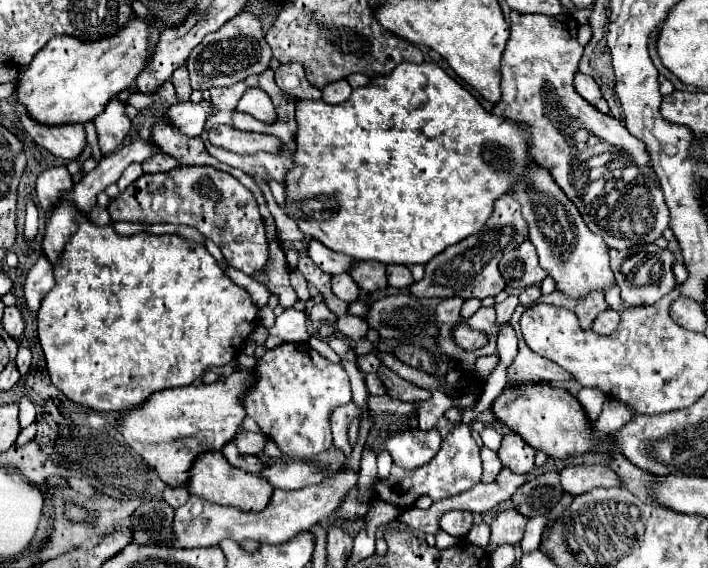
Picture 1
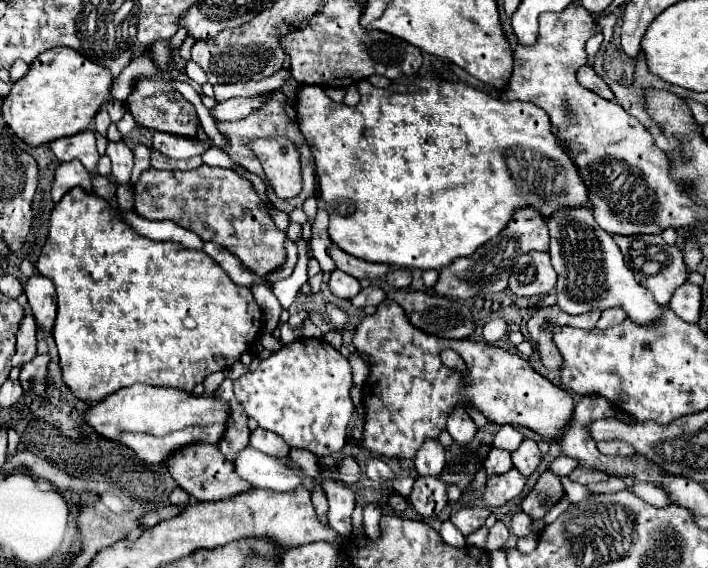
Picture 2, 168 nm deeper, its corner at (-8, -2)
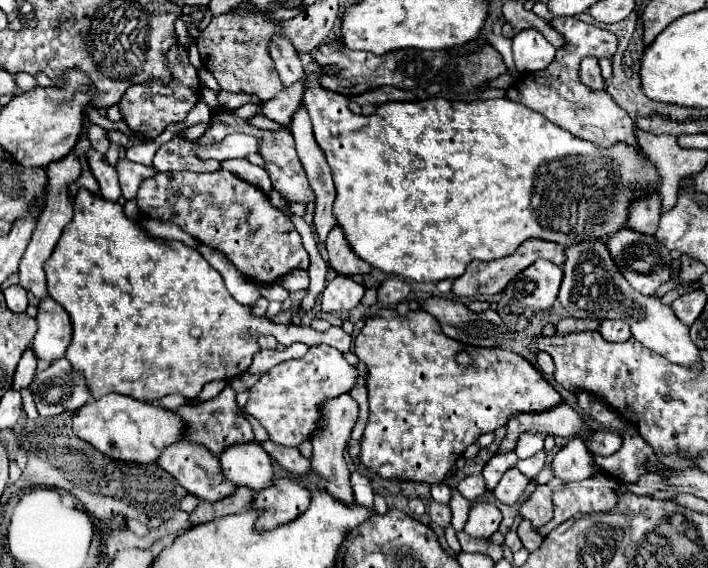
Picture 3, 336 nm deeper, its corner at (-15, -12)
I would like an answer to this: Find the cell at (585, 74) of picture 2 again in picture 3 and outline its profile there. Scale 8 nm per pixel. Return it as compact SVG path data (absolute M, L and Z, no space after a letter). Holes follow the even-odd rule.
M587 56L581 60L579 76L581 76L583 84L587 84L593 90L601 90L605 86L605 80L603 80L601 68L599 68L599 60L595 56Z

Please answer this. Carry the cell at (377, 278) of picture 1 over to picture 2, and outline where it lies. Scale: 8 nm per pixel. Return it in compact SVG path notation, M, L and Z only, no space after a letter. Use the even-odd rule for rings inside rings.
M332 244L328 248L328 254L332 256L332 260L336 262L336 266L358 278L358 280L364 280L364 278L370 278L370 280L376 280L376 278L384 278L388 272L390 272L390 266L388 264L374 264L374 262L366 262L366 260L360 260L360 258L354 258L350 254L346 254L344 250L336 248L336 244Z

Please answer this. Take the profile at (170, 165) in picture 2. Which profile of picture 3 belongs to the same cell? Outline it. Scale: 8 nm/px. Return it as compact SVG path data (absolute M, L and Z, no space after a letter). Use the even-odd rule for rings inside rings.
M175 136L175 140L169 140L163 144L155 158L153 166L159 172L179 172L179 170L191 170L191 172L215 172L221 168L217 160L201 160L193 152L195 142L181 140L181 136Z

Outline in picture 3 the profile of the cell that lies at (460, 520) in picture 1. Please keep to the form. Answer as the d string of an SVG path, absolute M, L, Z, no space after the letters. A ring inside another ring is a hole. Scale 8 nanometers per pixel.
M475 500L469 508L469 518L465 524L465 532L473 538L489 538L501 522L501 512L495 502Z

